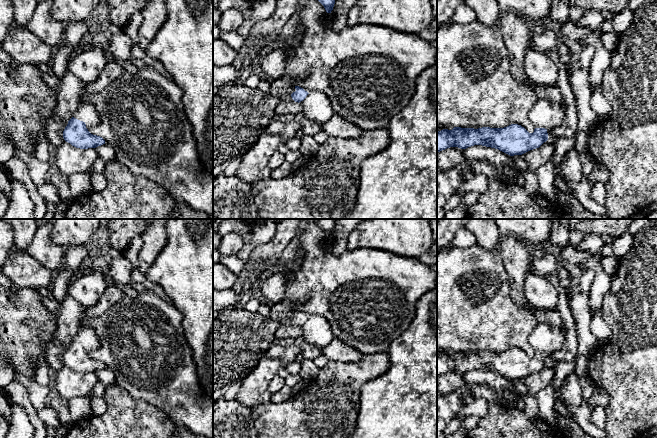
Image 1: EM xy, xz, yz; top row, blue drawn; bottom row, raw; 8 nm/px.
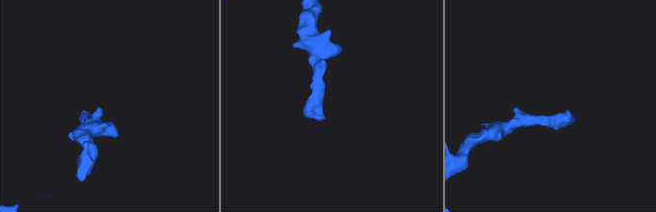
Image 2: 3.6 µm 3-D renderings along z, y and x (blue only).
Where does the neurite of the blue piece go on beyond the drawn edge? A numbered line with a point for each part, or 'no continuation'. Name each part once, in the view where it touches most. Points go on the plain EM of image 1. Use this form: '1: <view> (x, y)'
1: xy (86, 335)

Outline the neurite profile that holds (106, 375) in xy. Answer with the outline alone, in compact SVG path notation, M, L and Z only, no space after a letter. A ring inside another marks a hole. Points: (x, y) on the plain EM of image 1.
M108 367L95 372L98 380L102 382L105 386L109 386L114 383L114 371Z

